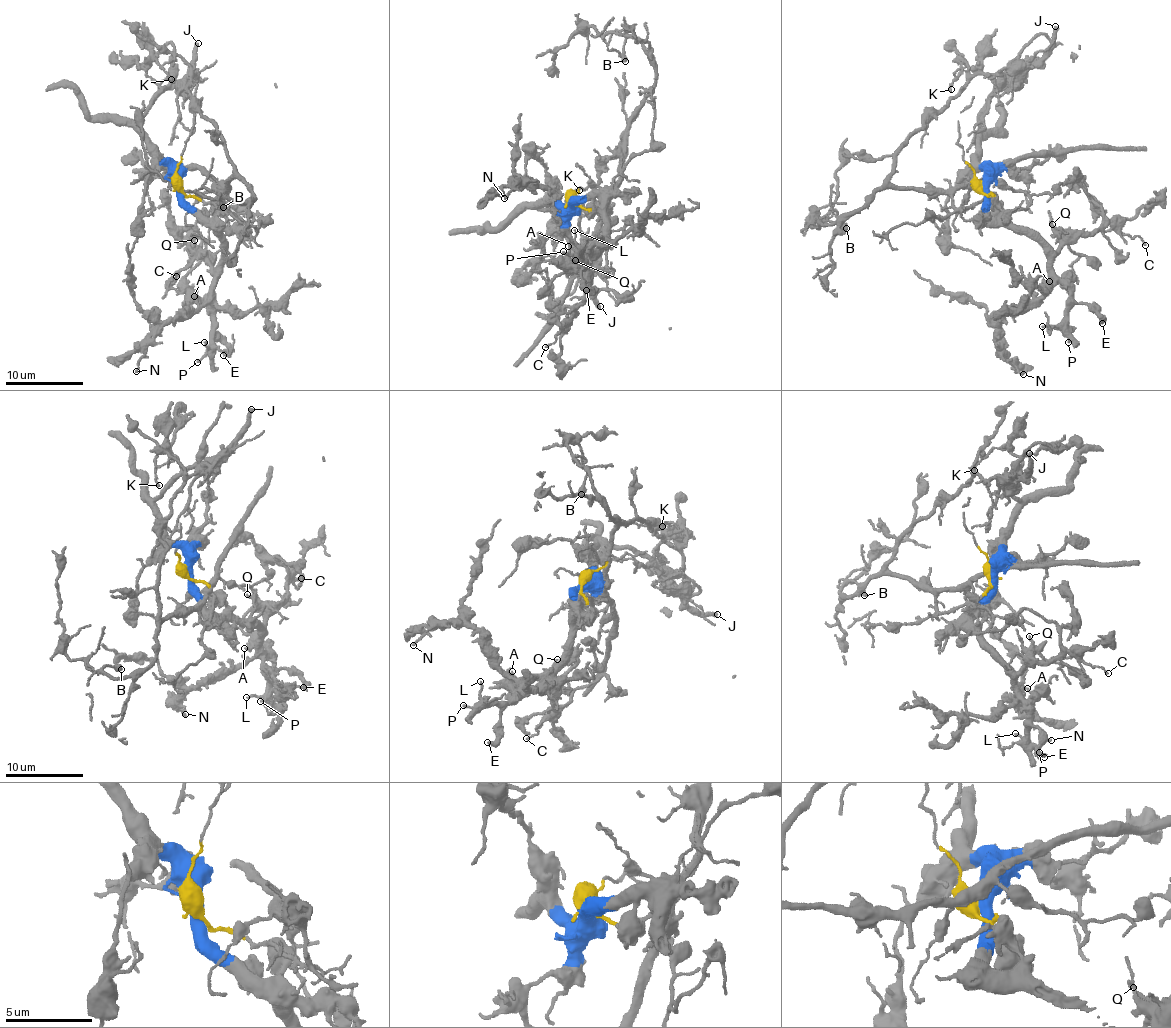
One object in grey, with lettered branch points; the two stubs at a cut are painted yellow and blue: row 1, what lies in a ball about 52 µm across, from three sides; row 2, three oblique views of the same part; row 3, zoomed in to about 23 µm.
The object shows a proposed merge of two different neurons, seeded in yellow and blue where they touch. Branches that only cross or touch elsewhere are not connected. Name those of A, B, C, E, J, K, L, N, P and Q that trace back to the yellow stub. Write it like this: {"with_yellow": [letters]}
{"with_yellow": ["B"]}

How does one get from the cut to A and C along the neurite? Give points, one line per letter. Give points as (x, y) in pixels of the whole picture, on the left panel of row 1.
A: (178, 185), (179, 195), (211, 222), (224, 252), (215, 295), (204, 303), (196, 300), (194, 295)
C: (178, 185), (179, 195), (221, 233), (225, 258), (215, 272), (205, 258), (192, 257), (176, 276)

